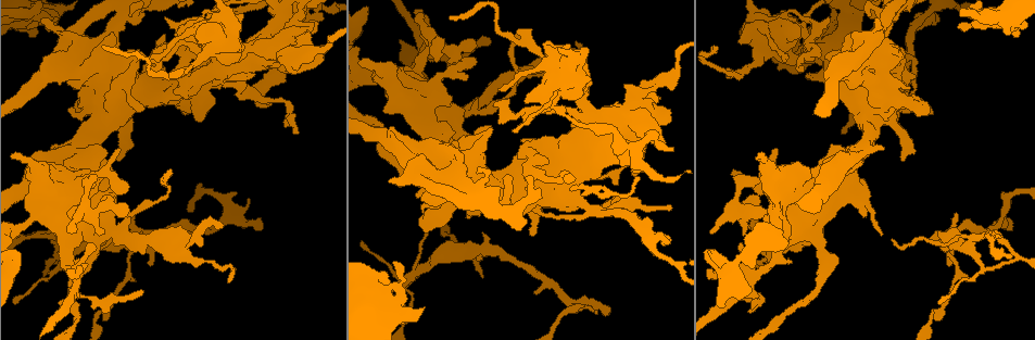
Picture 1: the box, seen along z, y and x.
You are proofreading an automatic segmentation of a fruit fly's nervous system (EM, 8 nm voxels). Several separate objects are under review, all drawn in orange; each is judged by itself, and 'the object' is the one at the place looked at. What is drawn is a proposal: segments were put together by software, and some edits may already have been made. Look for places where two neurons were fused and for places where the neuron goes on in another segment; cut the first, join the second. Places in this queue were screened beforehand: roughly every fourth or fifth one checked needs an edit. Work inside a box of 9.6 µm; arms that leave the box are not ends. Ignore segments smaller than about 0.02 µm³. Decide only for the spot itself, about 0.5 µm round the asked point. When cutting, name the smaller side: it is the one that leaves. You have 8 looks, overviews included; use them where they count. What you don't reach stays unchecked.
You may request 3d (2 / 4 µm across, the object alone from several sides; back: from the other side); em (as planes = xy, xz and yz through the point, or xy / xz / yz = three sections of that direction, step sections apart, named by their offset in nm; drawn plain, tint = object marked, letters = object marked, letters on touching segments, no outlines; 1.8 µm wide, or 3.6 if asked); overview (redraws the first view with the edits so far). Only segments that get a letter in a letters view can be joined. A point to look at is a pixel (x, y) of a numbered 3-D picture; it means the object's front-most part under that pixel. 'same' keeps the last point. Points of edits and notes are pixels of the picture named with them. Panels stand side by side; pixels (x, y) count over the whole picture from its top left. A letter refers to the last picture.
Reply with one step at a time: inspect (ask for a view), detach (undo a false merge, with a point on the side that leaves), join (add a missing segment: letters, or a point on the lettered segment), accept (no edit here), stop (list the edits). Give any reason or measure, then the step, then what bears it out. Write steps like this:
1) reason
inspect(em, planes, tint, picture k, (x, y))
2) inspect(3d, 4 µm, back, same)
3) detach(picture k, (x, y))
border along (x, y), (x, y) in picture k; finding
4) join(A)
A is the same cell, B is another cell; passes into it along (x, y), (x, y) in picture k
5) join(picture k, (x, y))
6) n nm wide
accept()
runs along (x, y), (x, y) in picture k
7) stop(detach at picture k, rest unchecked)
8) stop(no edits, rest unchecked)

end of a long branch
inspect(3d, 2 µm, picture 1, (228, 280))

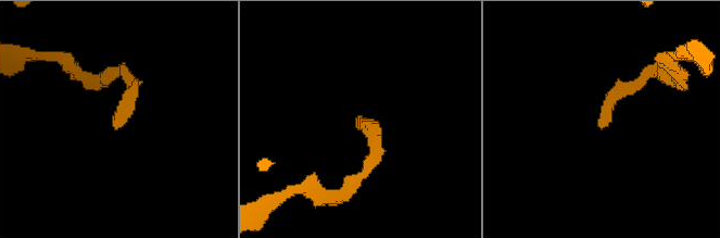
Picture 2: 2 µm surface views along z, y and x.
inspect(em, planes, tint, picture 2, (360, 117))

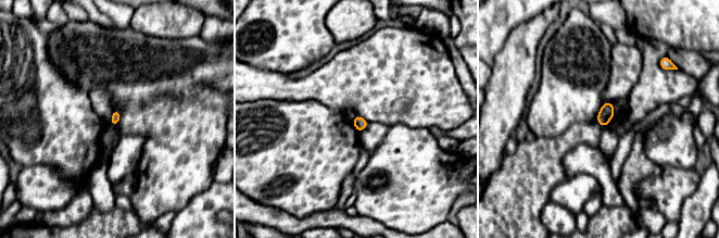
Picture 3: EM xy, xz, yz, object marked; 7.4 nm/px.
see the neighbours
inspect(em, planes, letters, same)

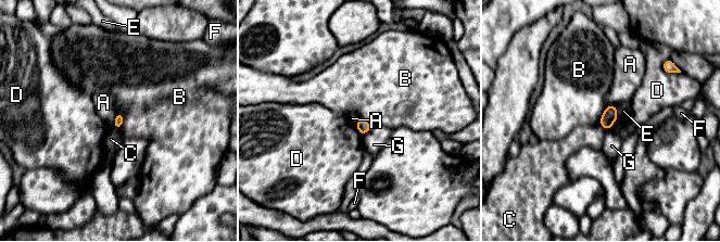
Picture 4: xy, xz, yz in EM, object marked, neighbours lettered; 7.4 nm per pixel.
B touches over 140 nm
accept()
A, B, C, D, E, F and G are other cells; none of them fits

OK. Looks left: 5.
touches itself
inspect(em, 3.6 µm, planes, tint, picture 1, (107, 84))

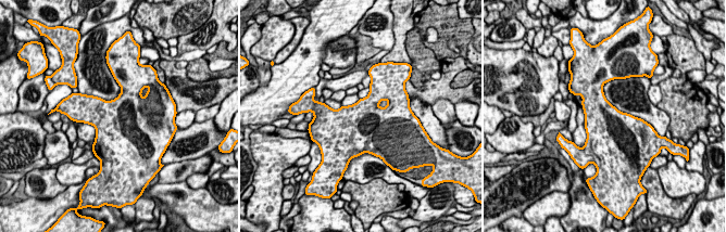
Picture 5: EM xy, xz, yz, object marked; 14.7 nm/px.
inspect(em, 3.6 µm, planes, letters, same)

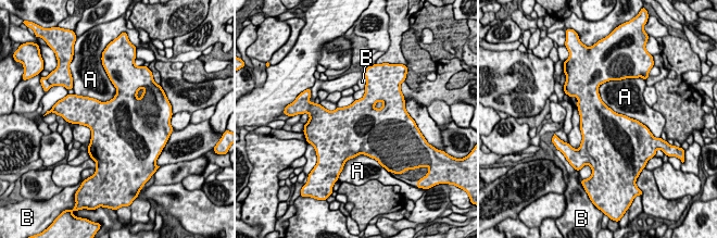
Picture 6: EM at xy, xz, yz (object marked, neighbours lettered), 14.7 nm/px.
accept()
A and B are other cells; border along (598, 86), (609, 108), (637, 121) in picture 6; continuous, no second neuron

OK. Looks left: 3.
free end
inspect(em, yz, step 16, tint, picture 1, (40, 20))

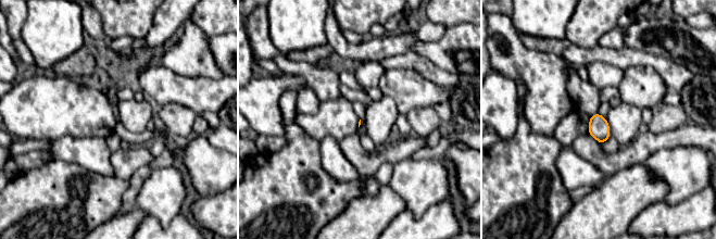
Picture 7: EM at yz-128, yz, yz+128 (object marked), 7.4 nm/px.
inspect(em, planes, letters, same)

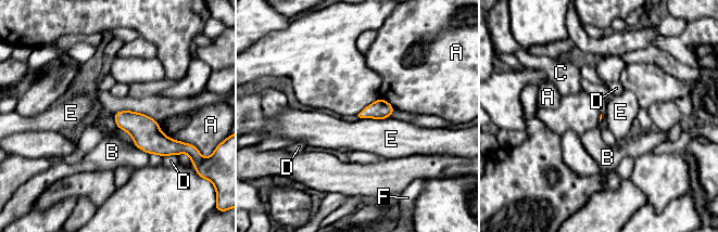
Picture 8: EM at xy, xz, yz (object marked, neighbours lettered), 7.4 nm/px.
accept()
A, B, C, D, E and F are other cells; border along (360, 117), (387, 118) in picture 8; no lettered segment goes on from it

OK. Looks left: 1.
stop(no edits, rest unchecked)

